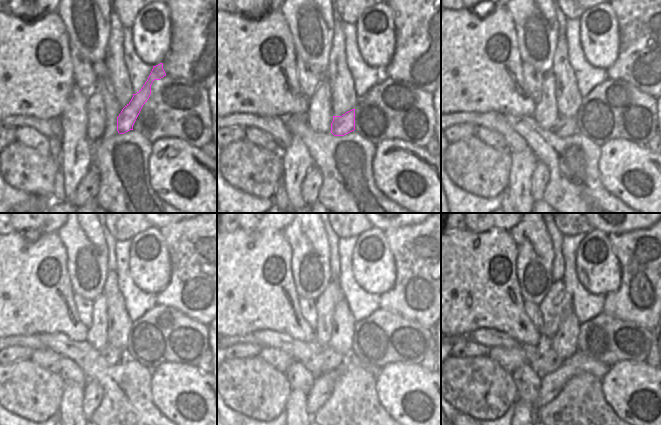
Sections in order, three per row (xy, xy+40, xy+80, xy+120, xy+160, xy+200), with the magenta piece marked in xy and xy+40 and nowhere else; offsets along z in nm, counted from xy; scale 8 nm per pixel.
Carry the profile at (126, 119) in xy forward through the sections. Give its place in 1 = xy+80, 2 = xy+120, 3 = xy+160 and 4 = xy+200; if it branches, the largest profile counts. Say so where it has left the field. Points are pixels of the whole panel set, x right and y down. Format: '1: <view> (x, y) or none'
1: xy+80 (564, 126)
2: xy+120 (111, 355)
3: xy+160 (332, 360)
4: xy+200 (548, 361)

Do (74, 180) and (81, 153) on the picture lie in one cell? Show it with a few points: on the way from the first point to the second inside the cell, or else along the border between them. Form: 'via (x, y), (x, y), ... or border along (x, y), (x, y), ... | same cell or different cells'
via (74, 173), (76, 160) | same cell

